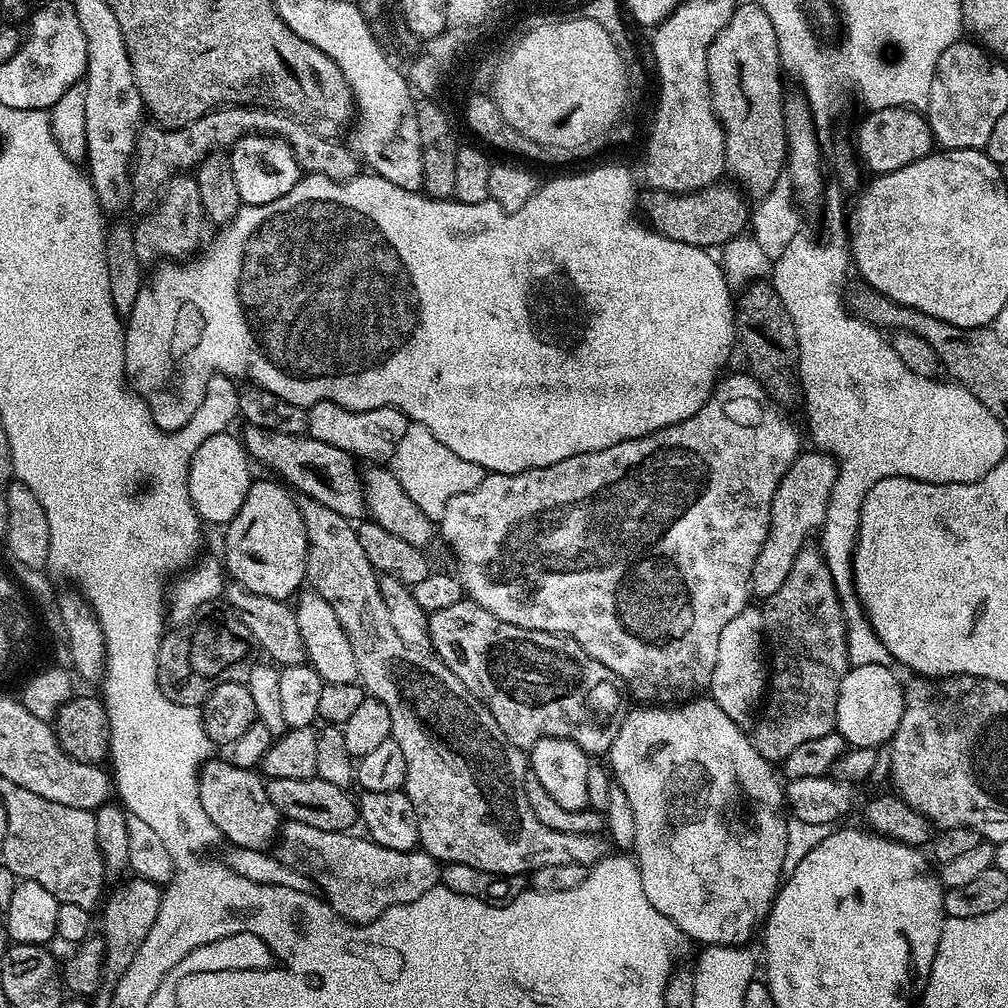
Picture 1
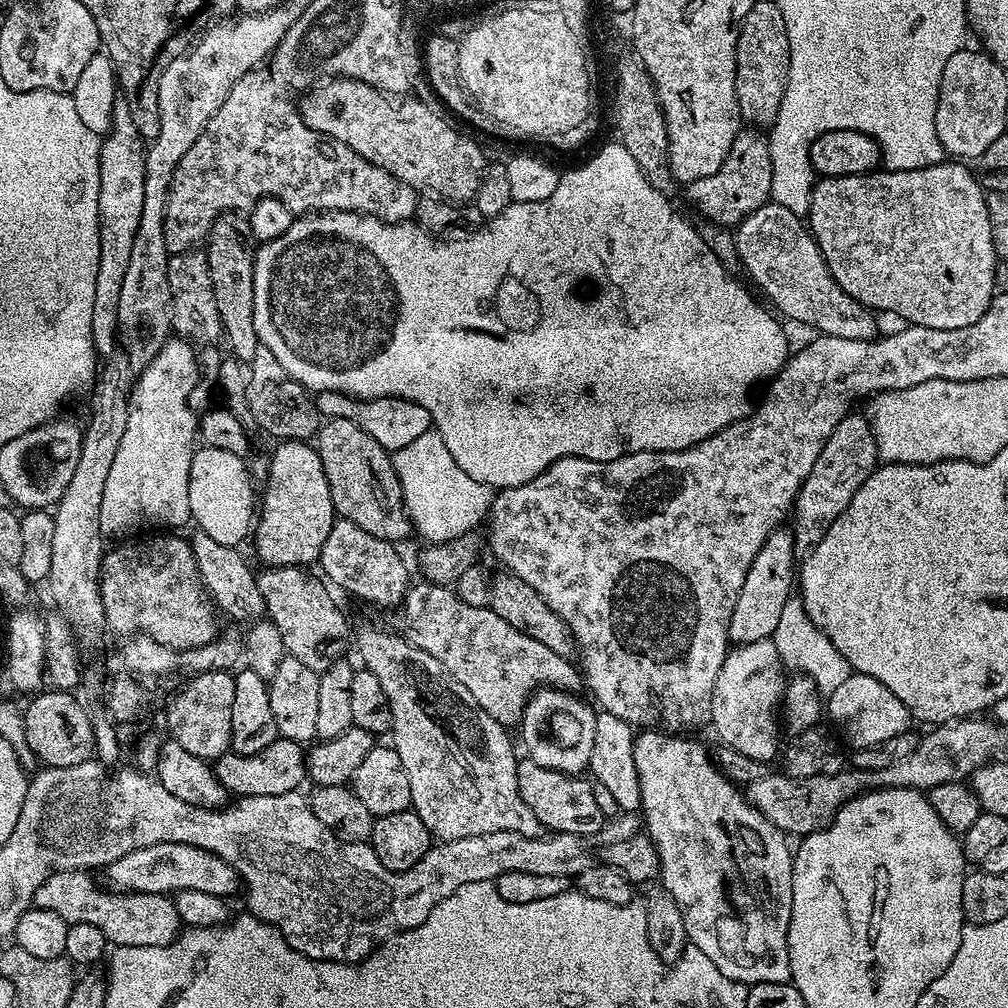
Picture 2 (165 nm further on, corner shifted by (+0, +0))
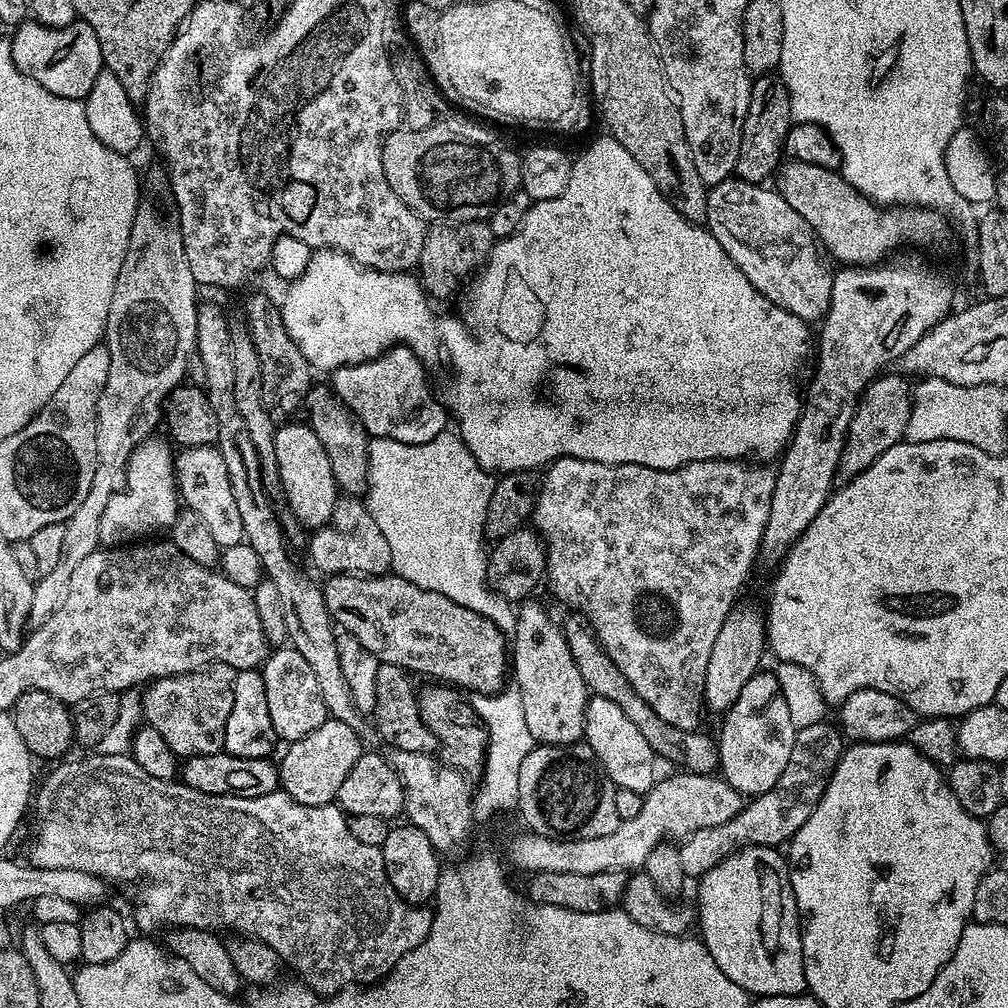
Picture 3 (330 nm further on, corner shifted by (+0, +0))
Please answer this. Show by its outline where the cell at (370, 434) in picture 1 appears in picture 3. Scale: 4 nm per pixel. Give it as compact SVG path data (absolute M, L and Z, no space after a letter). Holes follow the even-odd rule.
M397 346L374 360L331 369L330 387L358 418L369 437L421 444L441 436L450 424L449 413L445 409L444 413L440 408L432 408L424 393L424 371L425 365L412 355L411 348Z

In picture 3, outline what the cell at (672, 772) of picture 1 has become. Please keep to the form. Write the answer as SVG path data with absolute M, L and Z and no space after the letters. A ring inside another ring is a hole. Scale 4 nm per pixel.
M743 847L720 860L699 877L695 911L698 913L699 939L718 962L718 970L753 997L798 996L807 989L802 954L802 917L796 907L792 883L788 880L788 861L775 847Z

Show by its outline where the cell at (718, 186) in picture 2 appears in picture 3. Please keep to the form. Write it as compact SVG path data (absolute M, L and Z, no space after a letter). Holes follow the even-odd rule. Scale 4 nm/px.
M760 74L752 80L750 106L742 126L742 142L738 150L735 175L747 184L763 185L773 179L784 156L784 136L793 126L790 94L776 74Z

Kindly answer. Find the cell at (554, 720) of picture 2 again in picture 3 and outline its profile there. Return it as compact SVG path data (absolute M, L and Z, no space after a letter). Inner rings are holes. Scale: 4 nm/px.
M529 598L519 605L516 612L516 631L510 644L510 668L516 672L516 684L522 698L522 711L526 714L526 726L530 726L530 734L537 745L572 746L584 740L584 719L588 709L590 693L582 682L582 674L578 674L578 666L574 662L574 654L570 654L570 646L564 637L563 627L552 621L552 616L536 601Z

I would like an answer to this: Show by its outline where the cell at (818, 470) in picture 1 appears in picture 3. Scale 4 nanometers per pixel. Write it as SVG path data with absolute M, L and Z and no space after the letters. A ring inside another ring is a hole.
M881 375L864 389L864 395L856 406L856 413L848 427L848 437L840 455L840 470L838 473L841 481L852 480L862 474L874 463L879 456L886 454L890 446L901 443L908 430L908 419L914 399L913 389L908 388L909 381L903 375Z

